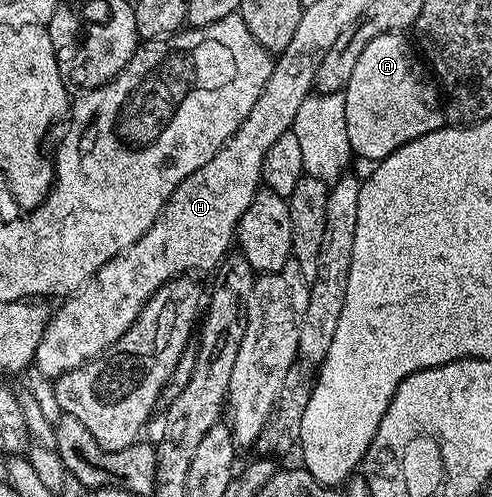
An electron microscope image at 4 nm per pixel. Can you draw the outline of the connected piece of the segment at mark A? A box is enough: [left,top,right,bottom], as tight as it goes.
[342,32,445,160]

